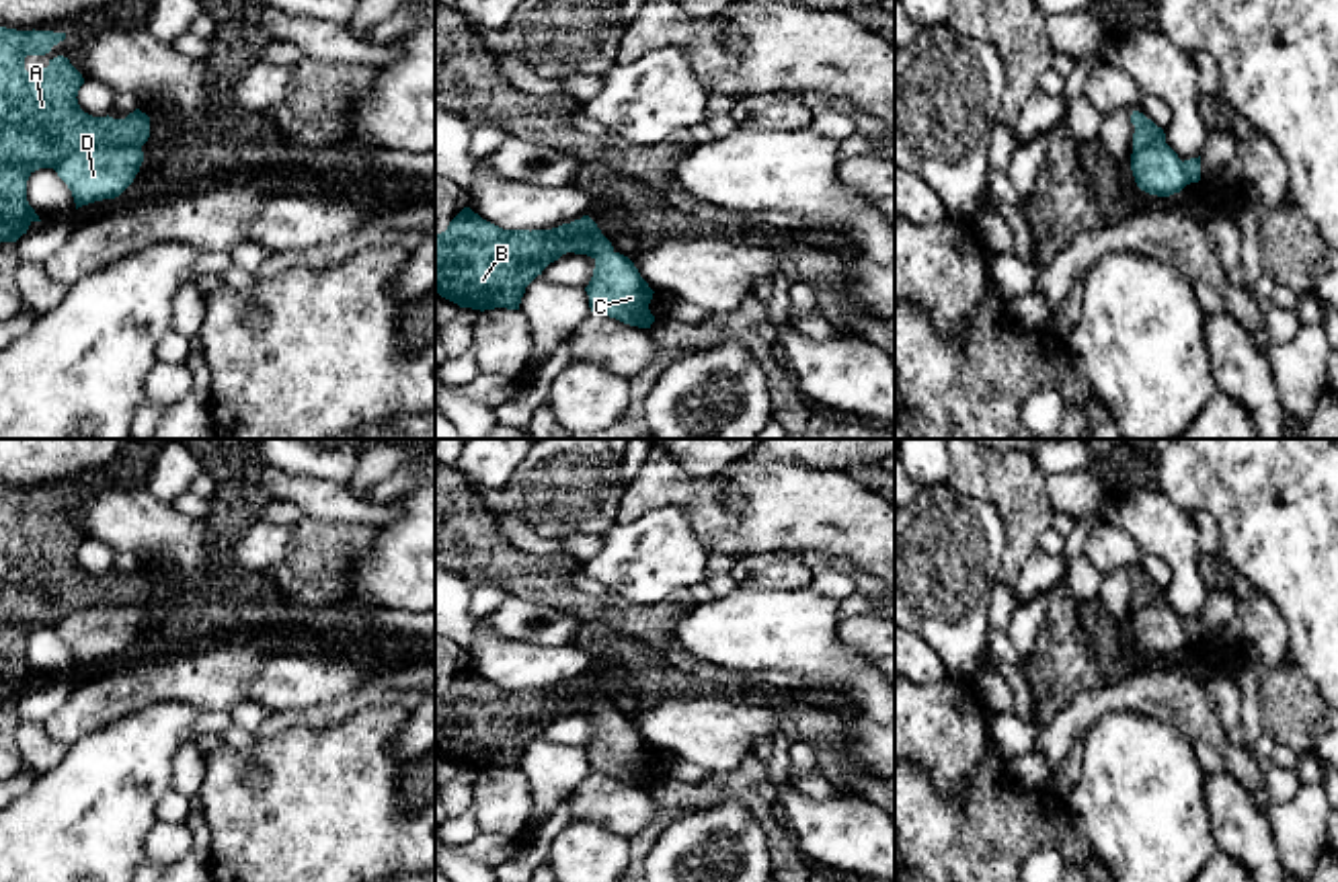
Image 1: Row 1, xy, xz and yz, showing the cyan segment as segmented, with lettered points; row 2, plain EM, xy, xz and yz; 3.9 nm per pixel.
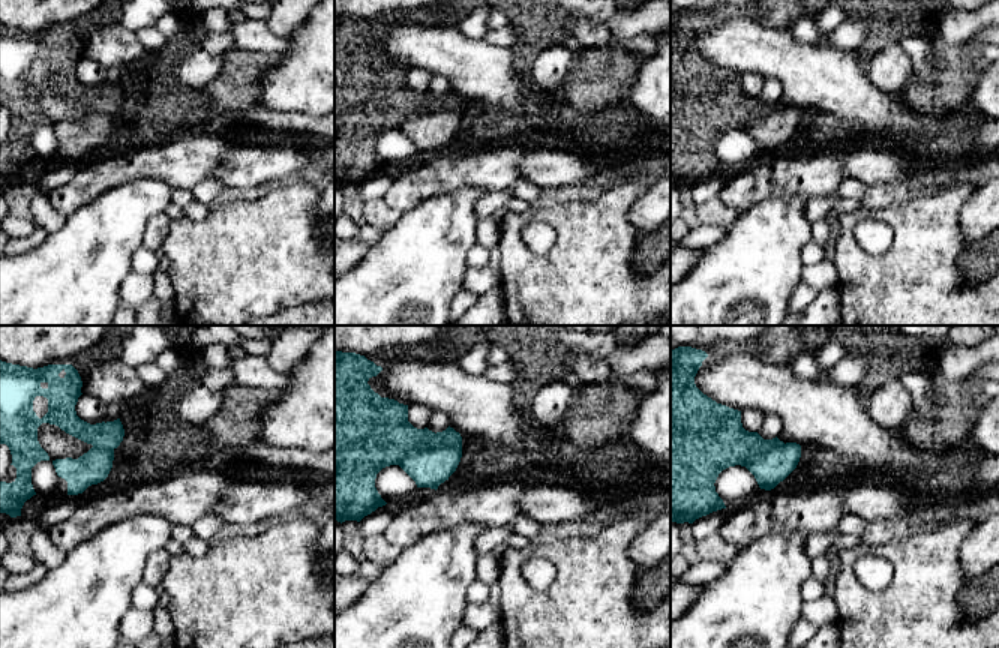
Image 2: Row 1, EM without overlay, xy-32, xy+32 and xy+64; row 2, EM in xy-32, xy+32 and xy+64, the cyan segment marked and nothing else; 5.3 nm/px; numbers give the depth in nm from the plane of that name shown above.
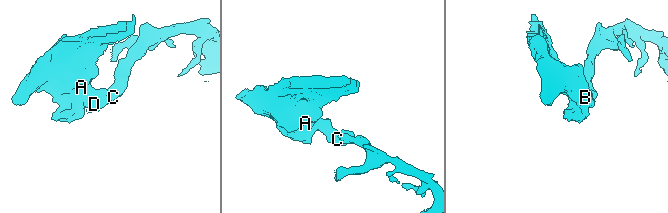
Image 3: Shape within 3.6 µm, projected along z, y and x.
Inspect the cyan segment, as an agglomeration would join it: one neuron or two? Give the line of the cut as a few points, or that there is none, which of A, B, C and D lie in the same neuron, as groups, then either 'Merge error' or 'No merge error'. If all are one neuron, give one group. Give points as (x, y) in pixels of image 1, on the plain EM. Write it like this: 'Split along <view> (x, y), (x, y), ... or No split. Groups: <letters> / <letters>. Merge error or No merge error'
Split along xy (140, 606), (79, 606), (52, 626). Groups: A B / C D. Merge error

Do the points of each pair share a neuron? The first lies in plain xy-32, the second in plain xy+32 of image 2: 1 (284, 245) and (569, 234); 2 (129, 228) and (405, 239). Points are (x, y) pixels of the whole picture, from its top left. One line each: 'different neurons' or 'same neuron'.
1: same neuron
2: same neuron

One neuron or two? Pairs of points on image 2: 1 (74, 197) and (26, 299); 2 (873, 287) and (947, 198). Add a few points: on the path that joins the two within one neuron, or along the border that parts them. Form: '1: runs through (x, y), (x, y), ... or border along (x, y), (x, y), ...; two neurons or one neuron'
1: border along (96, 197), (66, 216); two neurons
2: runs through (896, 264), (927, 233), (927, 227), (933, 221); one neuron

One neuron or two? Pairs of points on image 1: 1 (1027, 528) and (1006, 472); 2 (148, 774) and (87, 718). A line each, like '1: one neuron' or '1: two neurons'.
1: one neuron
2: two neurons

